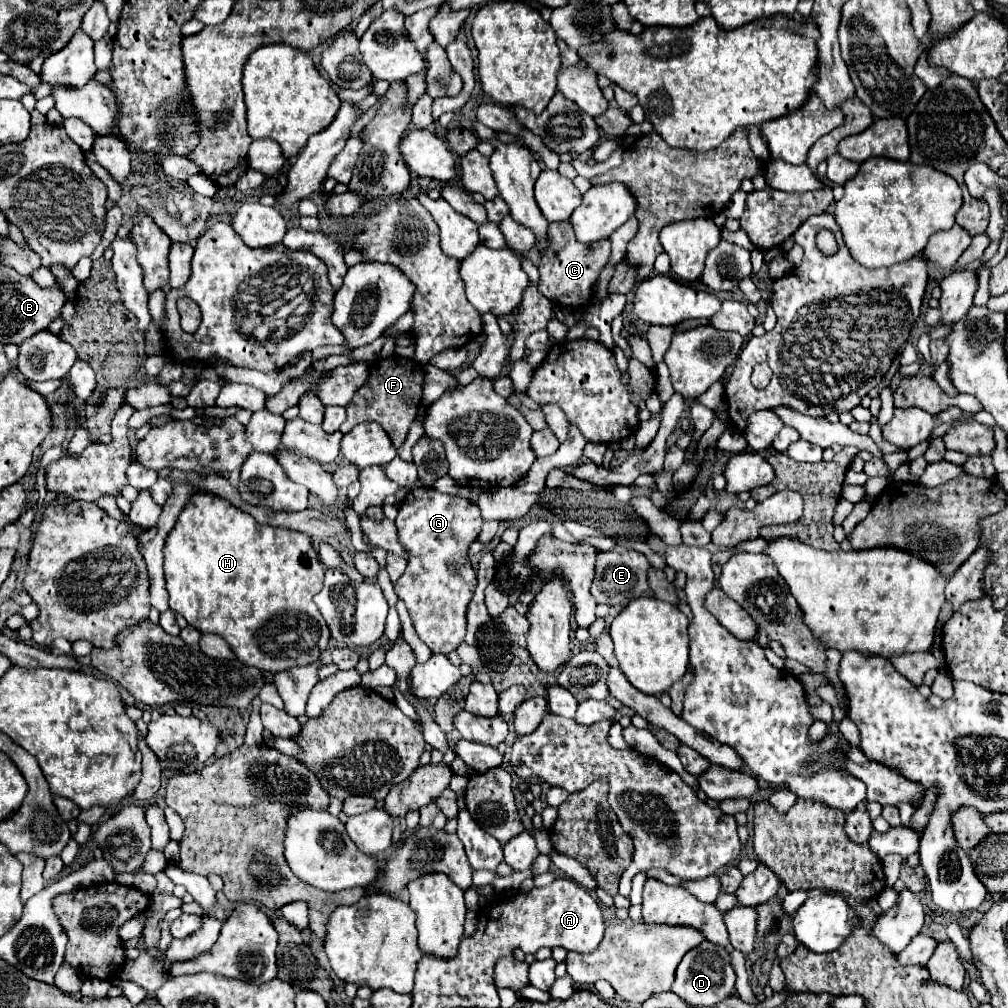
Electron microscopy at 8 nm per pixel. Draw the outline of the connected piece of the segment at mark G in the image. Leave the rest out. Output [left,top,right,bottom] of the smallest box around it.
[394,487,482,655]

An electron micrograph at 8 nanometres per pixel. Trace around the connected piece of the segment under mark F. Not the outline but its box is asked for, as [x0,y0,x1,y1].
[340,355,424,449]

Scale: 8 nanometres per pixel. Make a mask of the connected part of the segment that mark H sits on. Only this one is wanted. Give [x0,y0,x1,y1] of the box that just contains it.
[164,491,330,673]

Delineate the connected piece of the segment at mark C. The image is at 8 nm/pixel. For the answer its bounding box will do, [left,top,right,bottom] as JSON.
[538,221,610,309]

